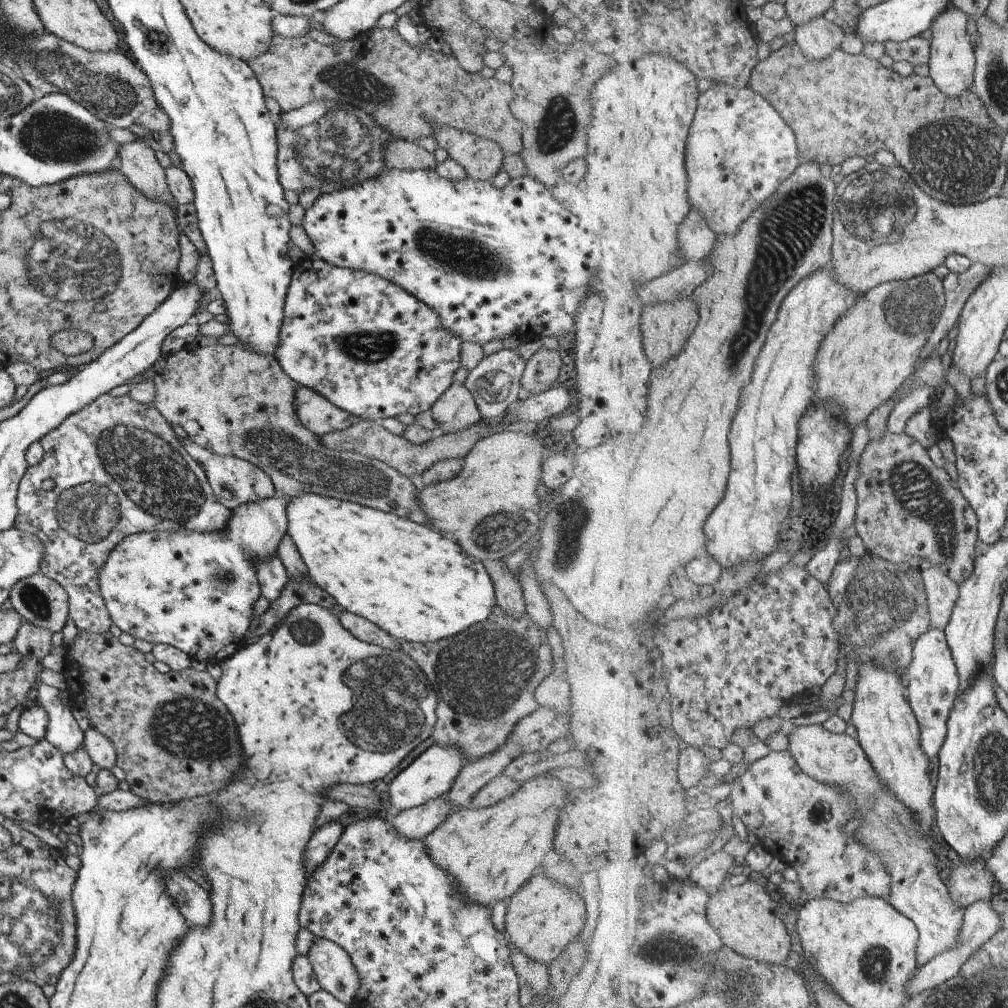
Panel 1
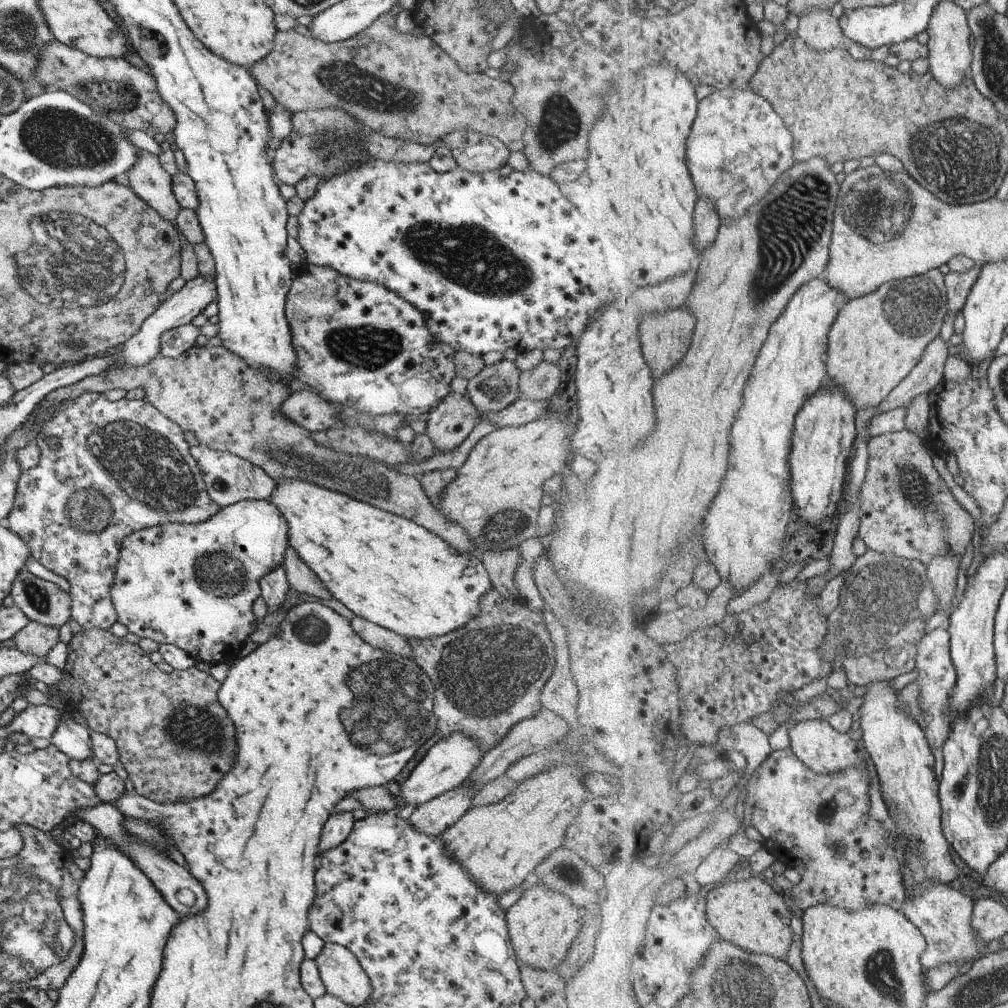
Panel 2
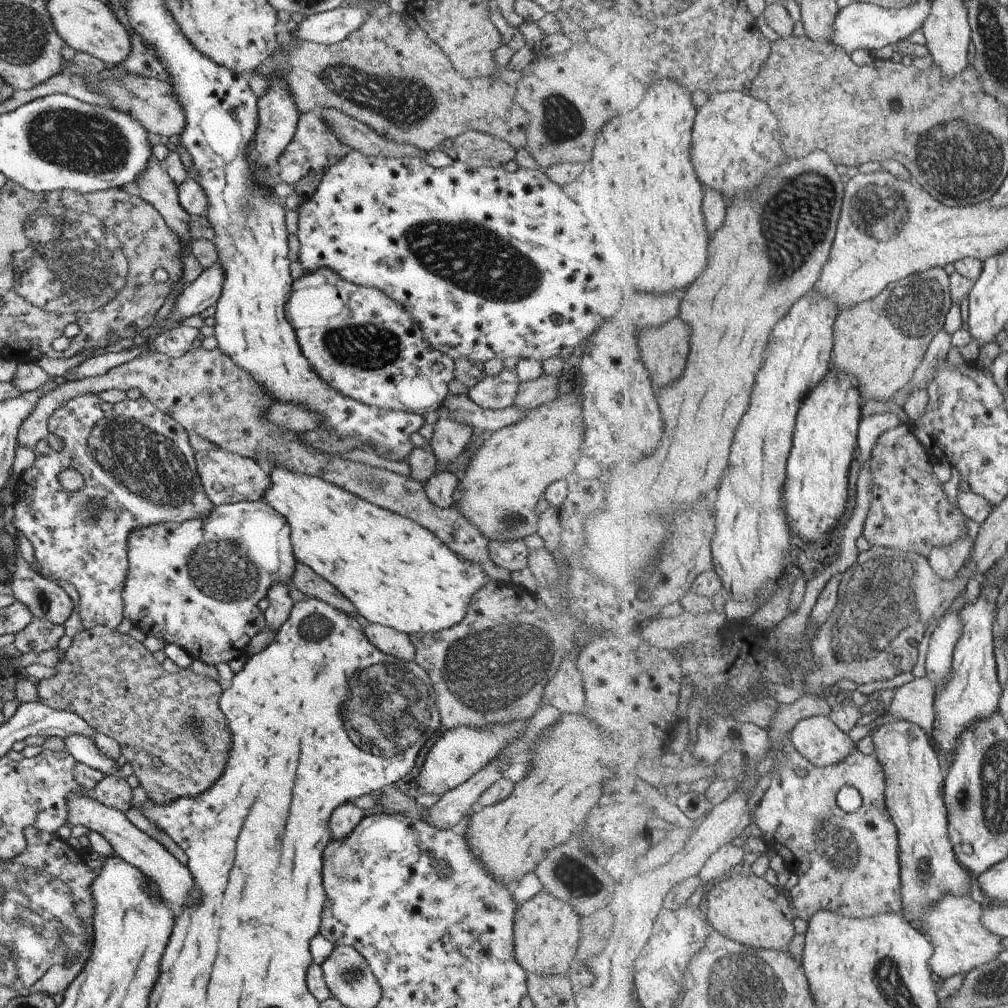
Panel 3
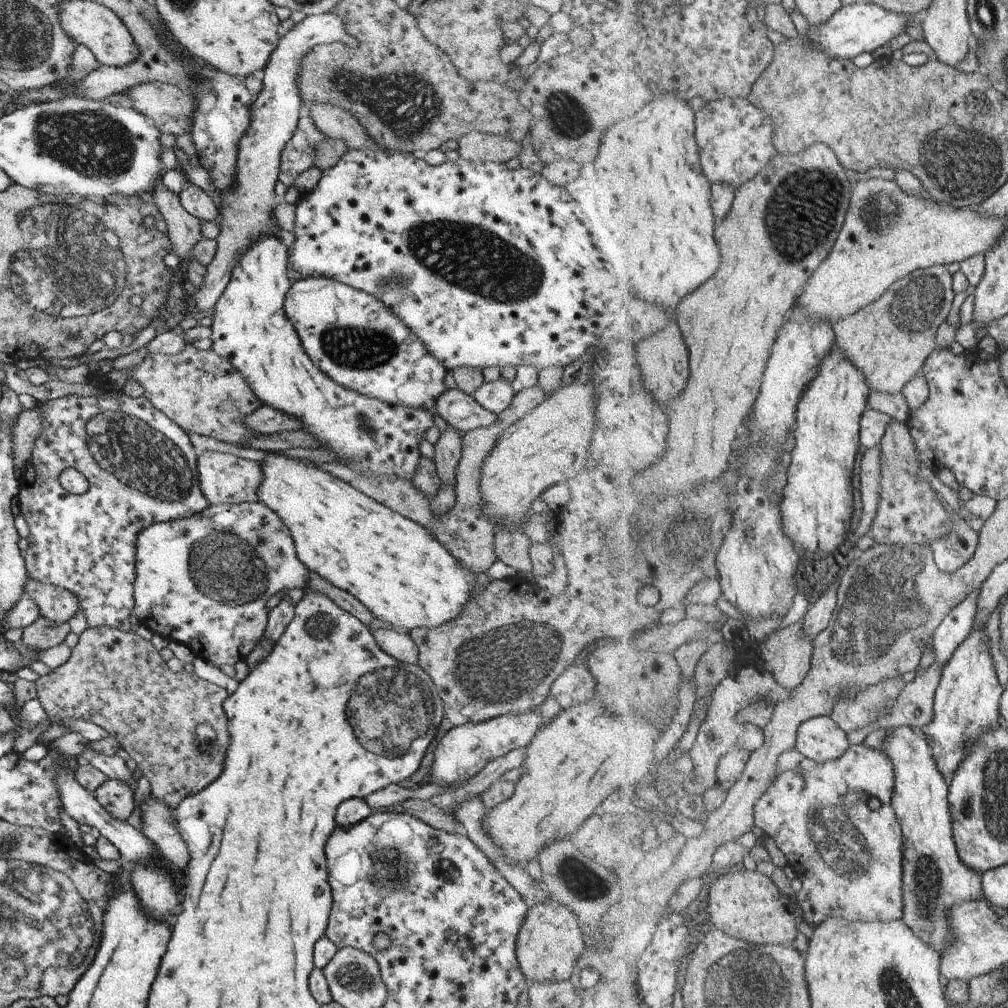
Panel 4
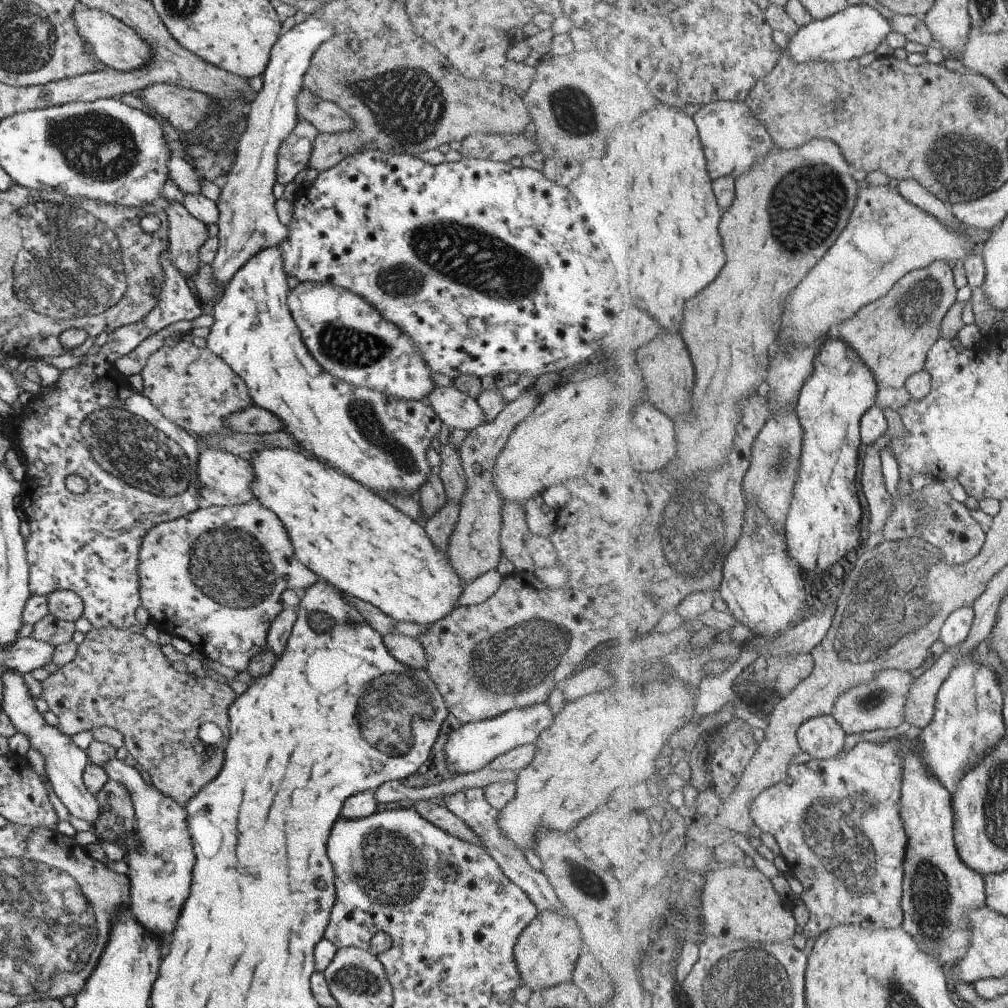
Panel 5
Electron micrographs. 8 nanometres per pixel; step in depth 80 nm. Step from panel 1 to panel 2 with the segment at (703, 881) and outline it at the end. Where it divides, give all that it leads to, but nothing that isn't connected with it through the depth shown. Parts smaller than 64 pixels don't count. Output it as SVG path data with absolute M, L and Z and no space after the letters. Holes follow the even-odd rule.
M726 847L715 848L713 856L709 856L701 864L701 868L697 868L697 872L692 873L692 875L699 886L712 884L715 887L727 879L727 872L737 863L738 856L737 853Z

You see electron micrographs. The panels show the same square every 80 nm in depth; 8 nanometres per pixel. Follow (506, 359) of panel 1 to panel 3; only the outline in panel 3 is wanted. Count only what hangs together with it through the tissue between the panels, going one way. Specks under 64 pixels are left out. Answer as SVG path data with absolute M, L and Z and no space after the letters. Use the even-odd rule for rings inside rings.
M502 368L502 371L494 376L484 376L484 378L475 386L467 390L466 396L483 409L505 409L513 405L514 397L518 388L518 378L515 370Z

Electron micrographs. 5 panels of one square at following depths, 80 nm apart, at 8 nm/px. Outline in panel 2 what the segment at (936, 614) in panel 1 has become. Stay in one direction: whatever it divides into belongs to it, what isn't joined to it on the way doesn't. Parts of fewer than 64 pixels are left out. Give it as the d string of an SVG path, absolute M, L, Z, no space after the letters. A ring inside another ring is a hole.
M959 553L936 554L929 565L929 578L937 594L941 596L941 610L944 611L955 598L955 584L959 576Z

